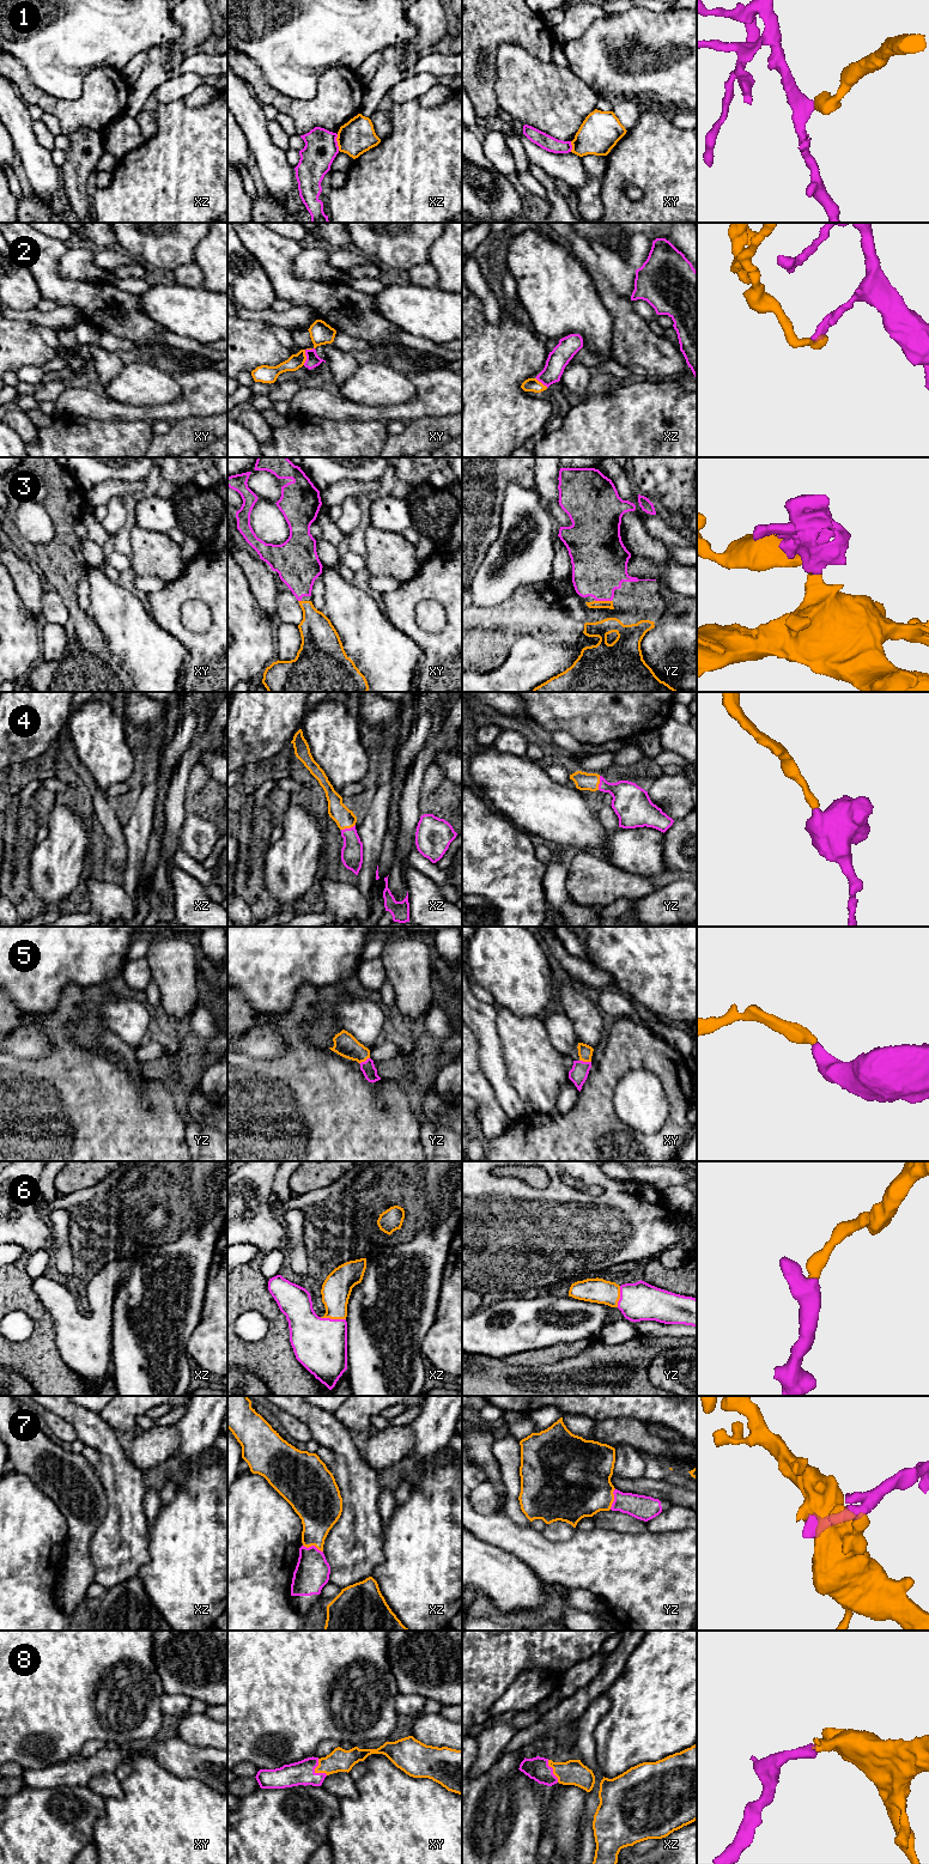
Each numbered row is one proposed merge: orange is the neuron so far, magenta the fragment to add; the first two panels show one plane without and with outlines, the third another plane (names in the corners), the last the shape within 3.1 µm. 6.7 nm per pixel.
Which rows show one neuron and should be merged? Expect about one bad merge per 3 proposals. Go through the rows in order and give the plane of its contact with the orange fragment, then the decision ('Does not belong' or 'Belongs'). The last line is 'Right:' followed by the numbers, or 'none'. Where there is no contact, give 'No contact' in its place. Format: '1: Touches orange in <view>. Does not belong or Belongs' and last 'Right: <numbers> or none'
1: Touches orange in xz. Does not belong
2: Touches orange in xy. Does not belong
3: Touches orange in yz. Belongs
4: Touches orange in xz. Belongs
5: Touches orange in xy. Belongs
6: Touches orange in xz. Belongs
7: Touches orange in yz. Belongs
8: Touches orange in xy. Belongs
Right: 3, 4, 5, 6, 7, 8

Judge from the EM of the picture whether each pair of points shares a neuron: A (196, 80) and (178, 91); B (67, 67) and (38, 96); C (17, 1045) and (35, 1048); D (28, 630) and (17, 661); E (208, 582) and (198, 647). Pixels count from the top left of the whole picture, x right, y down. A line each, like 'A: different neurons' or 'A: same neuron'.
A: same neuron
B: different neurons
C: same neuron
D: same neuron
E: same neuron

